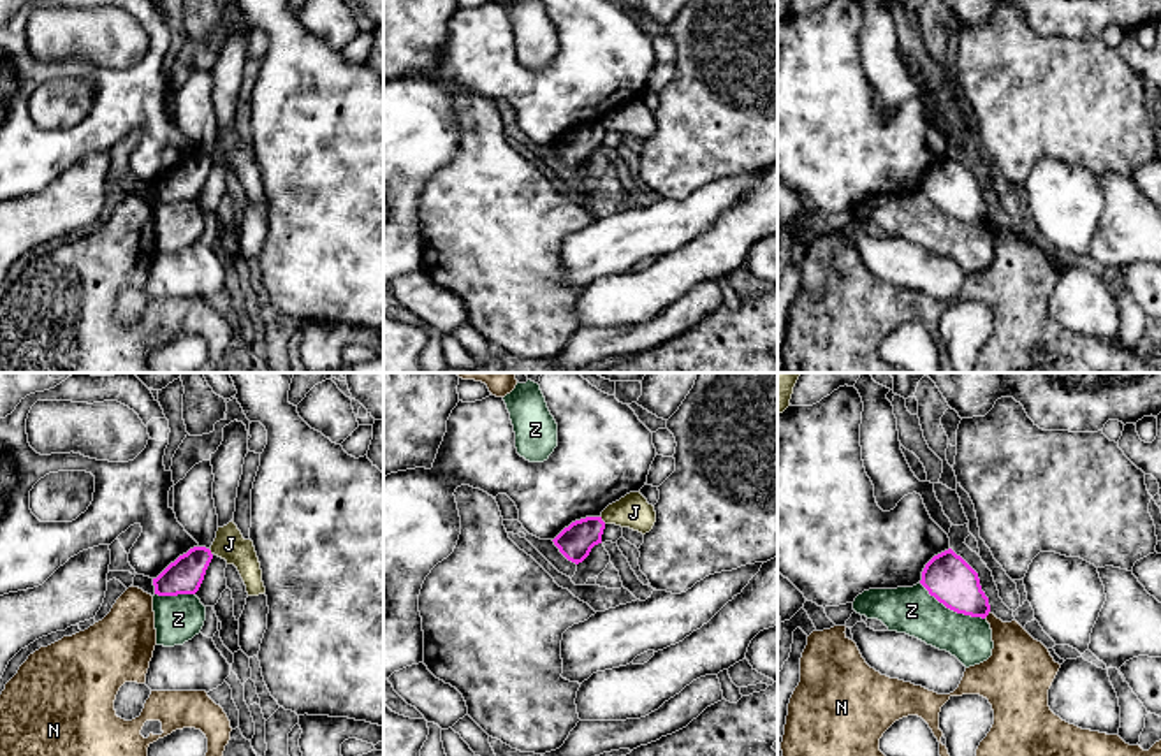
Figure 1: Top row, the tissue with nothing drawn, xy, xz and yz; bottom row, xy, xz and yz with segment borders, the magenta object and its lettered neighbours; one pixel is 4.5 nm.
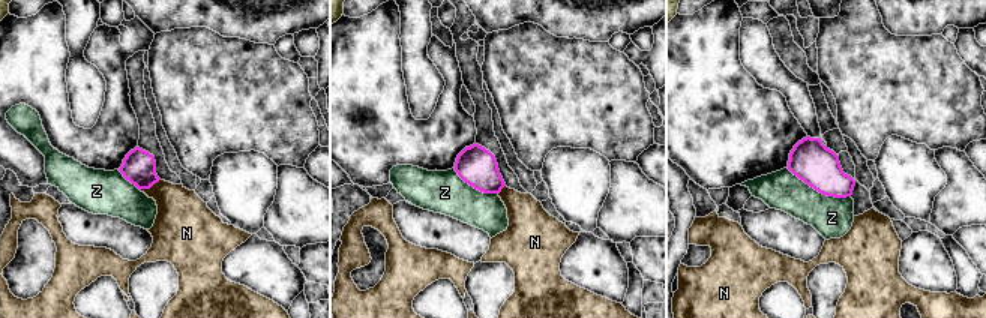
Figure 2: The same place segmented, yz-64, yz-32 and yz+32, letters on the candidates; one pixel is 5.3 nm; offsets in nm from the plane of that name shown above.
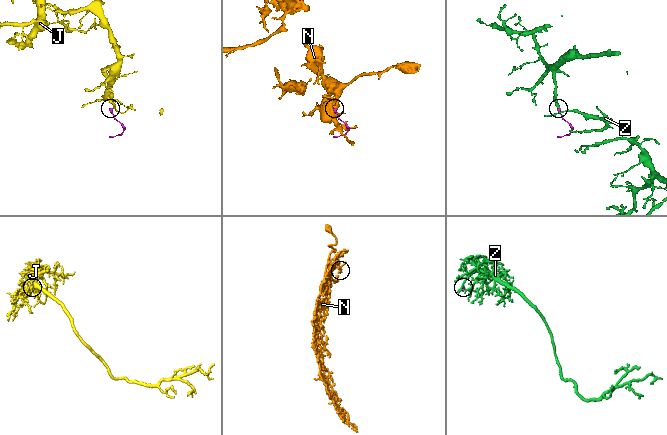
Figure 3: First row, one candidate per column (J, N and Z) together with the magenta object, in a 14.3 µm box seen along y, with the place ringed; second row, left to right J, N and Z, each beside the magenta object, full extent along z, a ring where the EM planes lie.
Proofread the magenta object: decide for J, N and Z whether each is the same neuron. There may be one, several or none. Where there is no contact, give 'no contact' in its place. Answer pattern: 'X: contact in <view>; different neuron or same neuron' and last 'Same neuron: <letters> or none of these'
J: contact in xz; different neuron
N: contact in yz; different neuron
Z: contact in yz; different neuron
Same neuron: none of these

